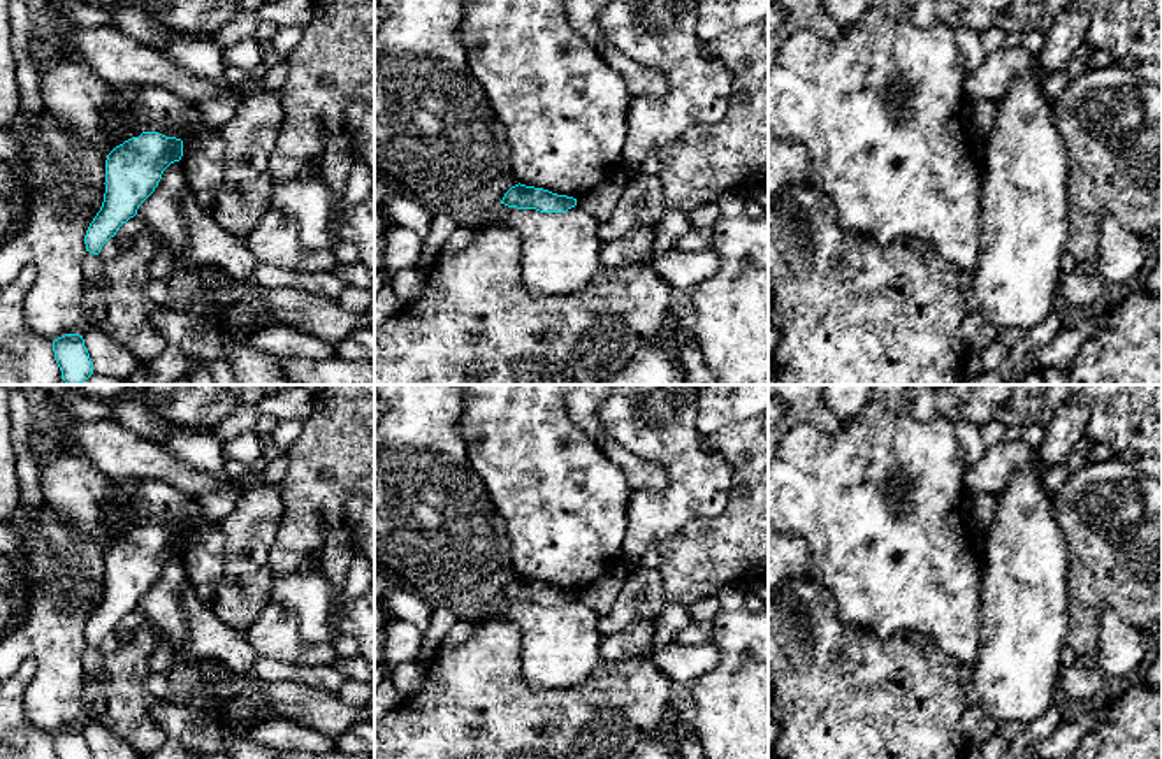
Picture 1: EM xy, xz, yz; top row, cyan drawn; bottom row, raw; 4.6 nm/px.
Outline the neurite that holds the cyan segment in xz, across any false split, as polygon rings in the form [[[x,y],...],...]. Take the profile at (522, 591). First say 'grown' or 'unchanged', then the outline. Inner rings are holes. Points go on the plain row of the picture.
unchanged | [[[519,576],[505,587],[501,597],[517,603],[536,603],[540,606],[566,606],[577,599],[577,592]]]

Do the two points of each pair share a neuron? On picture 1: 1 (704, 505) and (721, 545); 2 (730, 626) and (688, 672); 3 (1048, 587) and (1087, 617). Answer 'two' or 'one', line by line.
1: two
2: two
3: two

